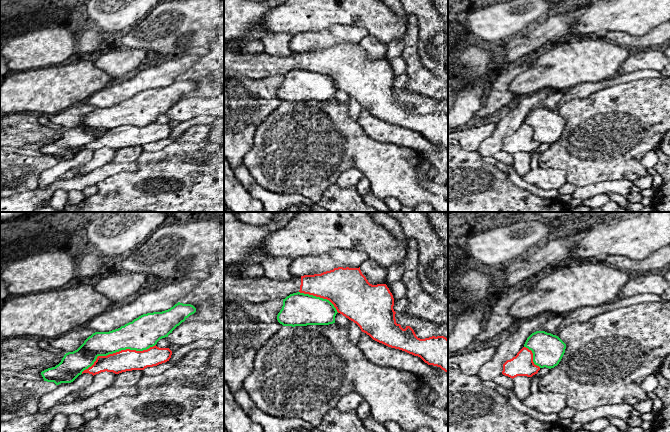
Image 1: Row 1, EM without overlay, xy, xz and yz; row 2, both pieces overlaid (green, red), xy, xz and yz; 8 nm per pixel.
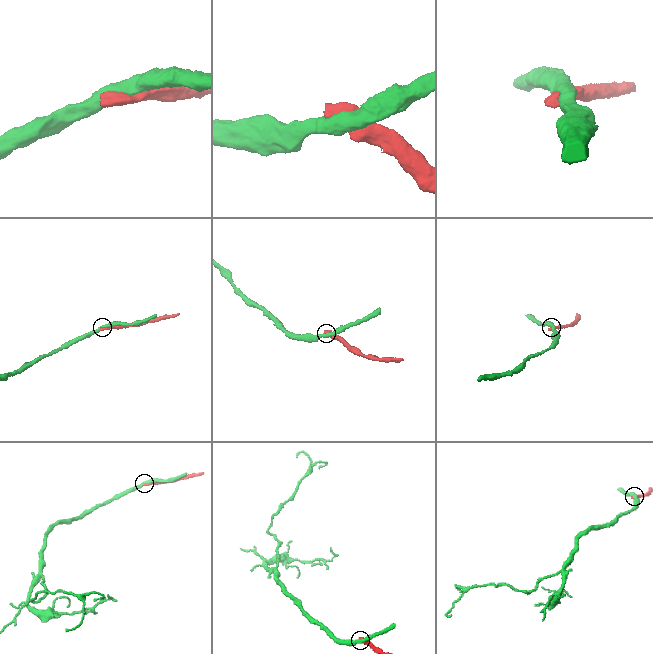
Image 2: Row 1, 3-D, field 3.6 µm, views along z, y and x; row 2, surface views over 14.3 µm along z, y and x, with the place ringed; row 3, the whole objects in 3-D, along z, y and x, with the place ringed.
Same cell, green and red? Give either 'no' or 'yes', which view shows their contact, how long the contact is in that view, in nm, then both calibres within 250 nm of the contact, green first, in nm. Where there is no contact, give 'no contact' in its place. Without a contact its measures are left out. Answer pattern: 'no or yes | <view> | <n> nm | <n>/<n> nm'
no | xy | 650 nm | 260/180 nm

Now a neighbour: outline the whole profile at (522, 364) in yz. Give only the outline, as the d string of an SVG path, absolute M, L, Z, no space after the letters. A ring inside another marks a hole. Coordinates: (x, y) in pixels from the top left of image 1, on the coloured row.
M523 347L515 357L507 360L503 364L502 374L510 378L517 376L532 377L537 374L540 367L533 362L533 353L526 347Z

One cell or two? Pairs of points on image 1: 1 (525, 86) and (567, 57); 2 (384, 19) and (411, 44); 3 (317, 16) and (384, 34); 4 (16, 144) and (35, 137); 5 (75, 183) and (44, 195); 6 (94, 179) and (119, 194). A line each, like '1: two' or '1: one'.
1: one
2: two
3: one
4: one
5: one
6: two

